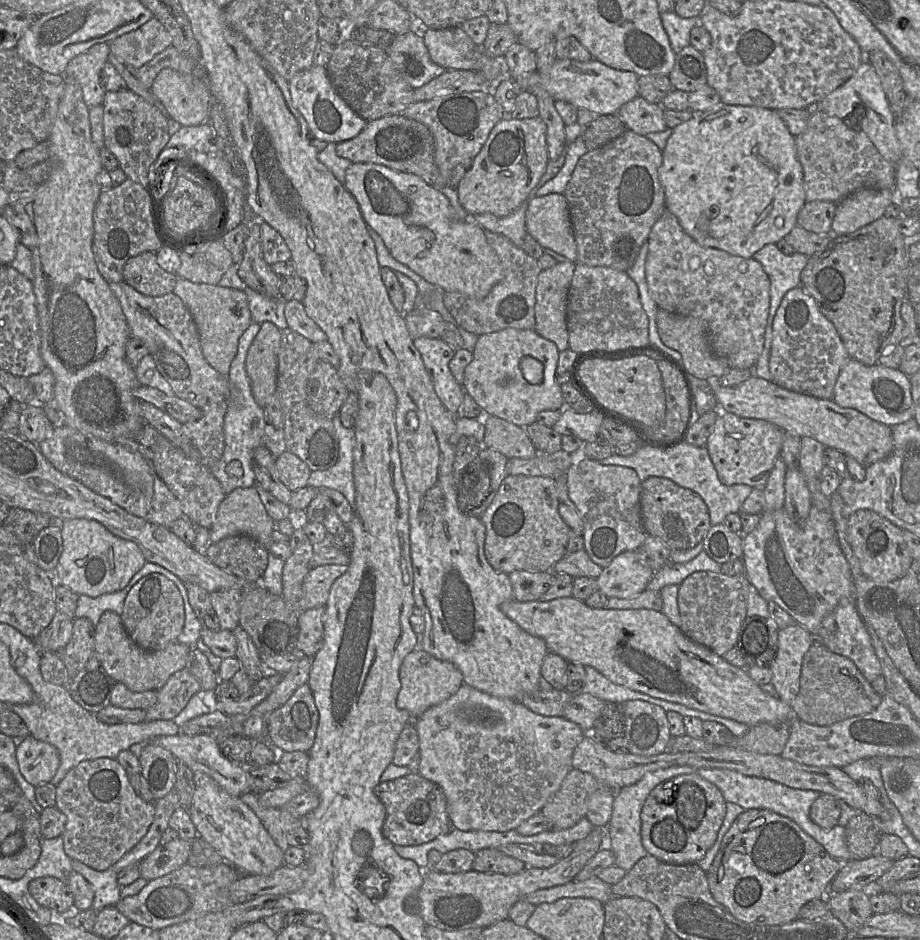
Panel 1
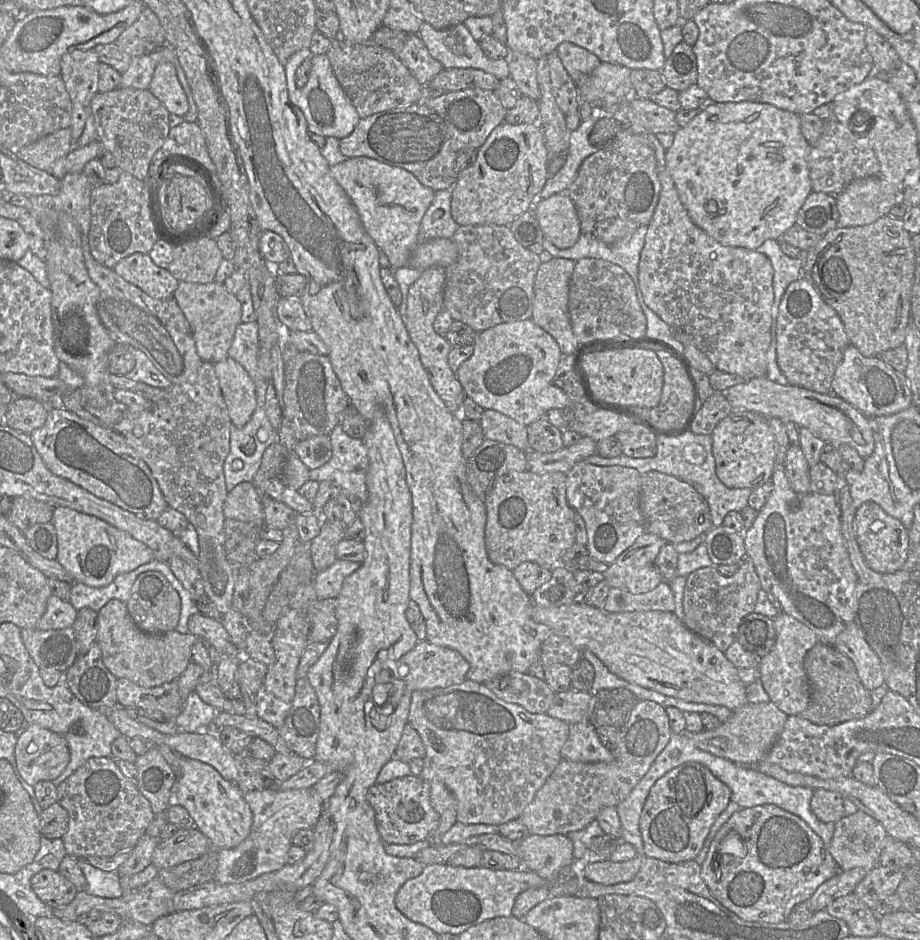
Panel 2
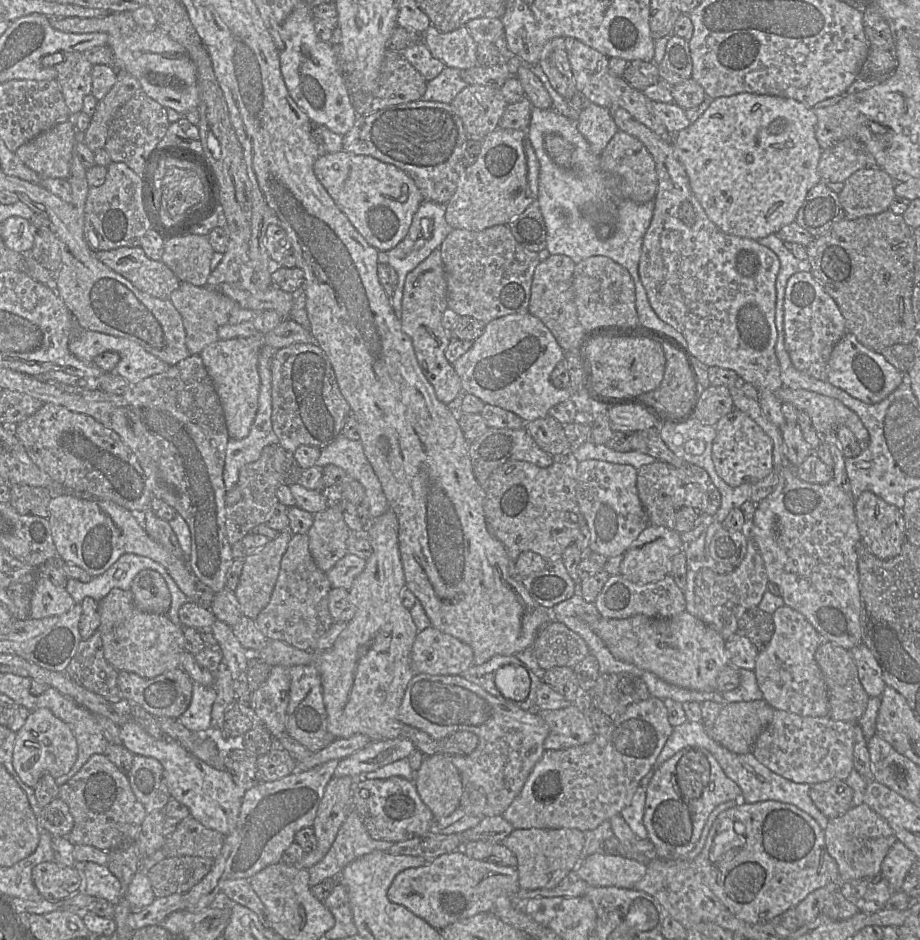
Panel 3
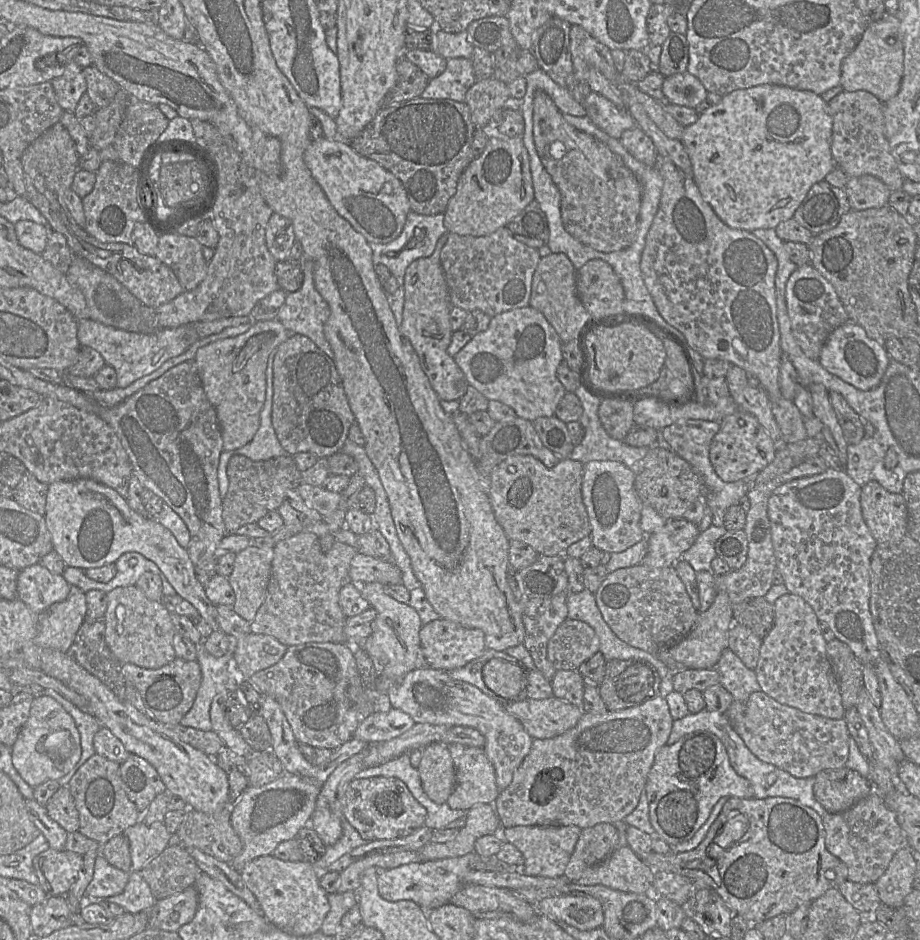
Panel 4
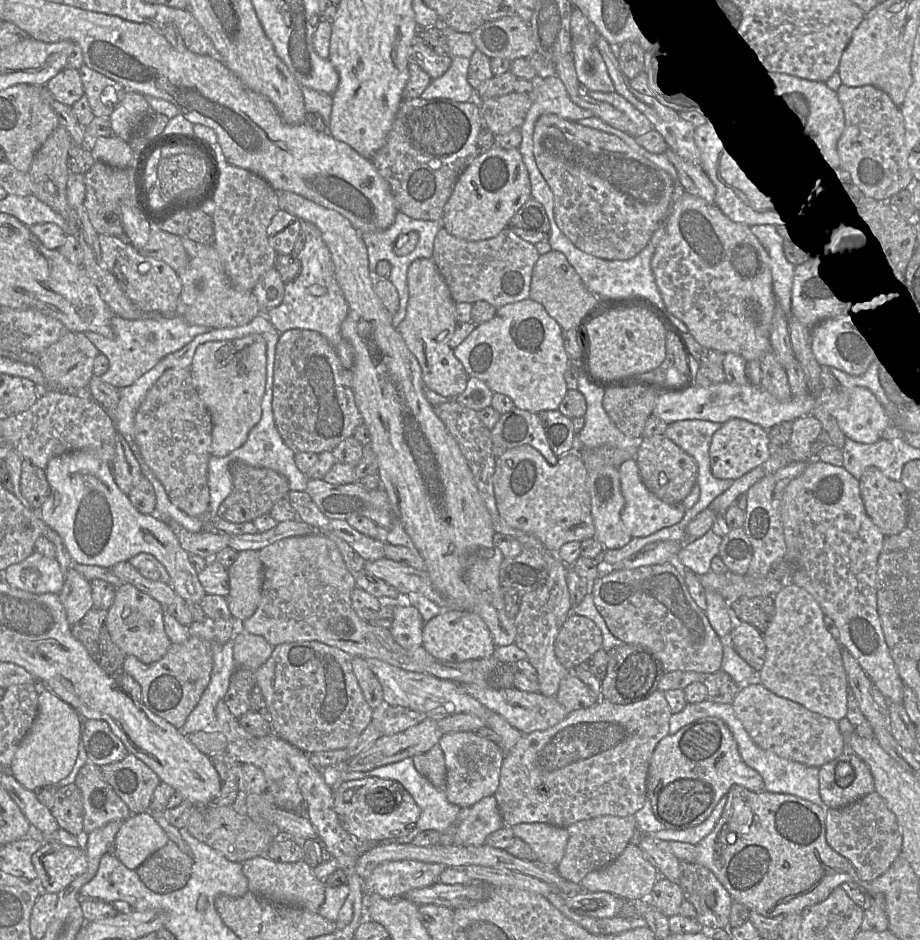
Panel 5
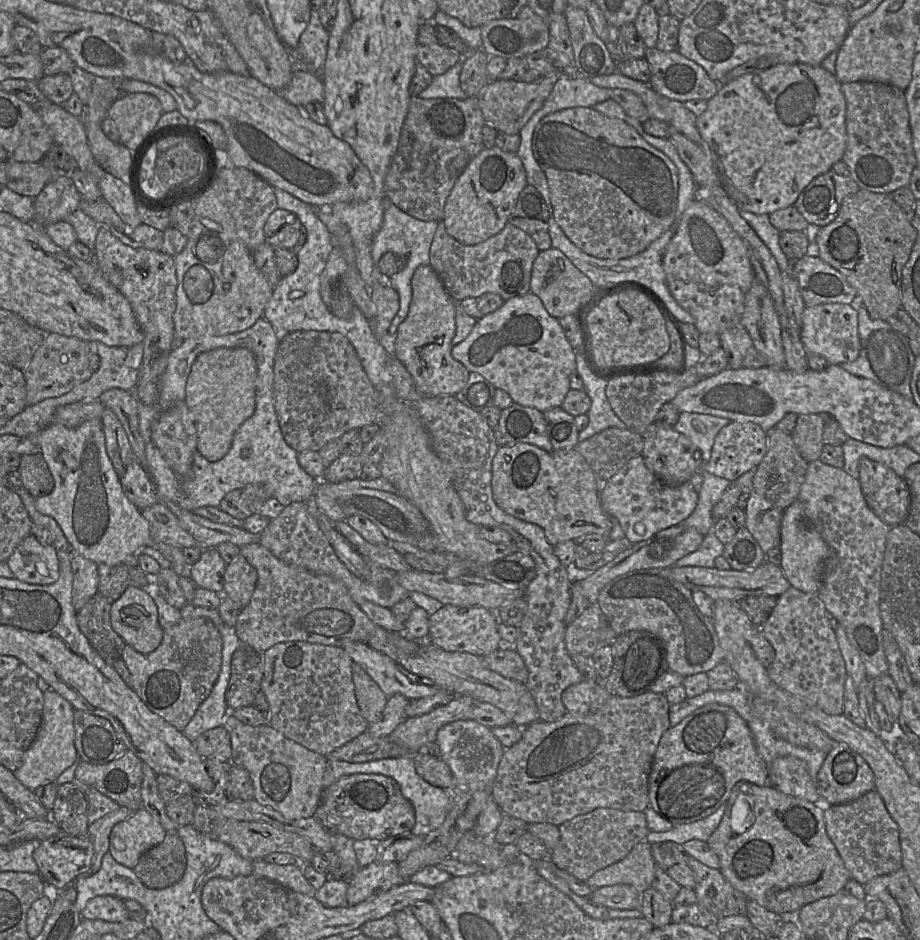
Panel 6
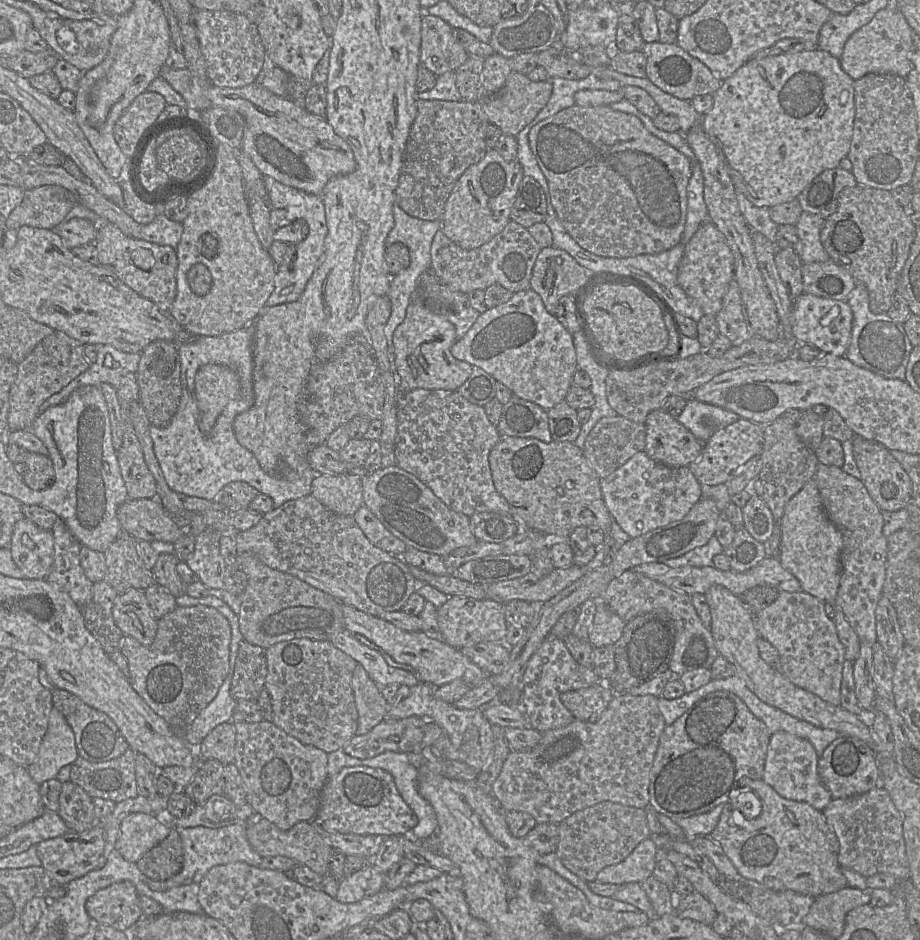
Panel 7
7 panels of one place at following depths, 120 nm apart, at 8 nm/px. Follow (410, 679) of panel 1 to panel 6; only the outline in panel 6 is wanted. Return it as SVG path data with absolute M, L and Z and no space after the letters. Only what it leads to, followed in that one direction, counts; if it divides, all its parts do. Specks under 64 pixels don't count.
M443 605L429 617L428 642L447 652L464 652L484 657L503 645L498 632L498 623L496 612L483 607L462 608Z

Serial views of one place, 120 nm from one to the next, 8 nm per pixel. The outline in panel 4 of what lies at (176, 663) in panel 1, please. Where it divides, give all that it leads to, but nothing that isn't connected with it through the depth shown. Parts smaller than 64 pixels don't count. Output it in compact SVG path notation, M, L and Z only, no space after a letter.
M136 585L118 587L107 593L104 622L106 643L122 664L158 669L175 660L173 638L176 631L171 613L162 602L148 599Z

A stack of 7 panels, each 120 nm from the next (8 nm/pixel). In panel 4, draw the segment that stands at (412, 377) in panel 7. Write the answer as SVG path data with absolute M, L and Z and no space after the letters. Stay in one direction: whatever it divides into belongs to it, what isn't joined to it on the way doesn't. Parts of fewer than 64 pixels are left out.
M447 233L440 237L431 256L416 259L406 269L403 320L399 331L410 341L438 398L441 401L455 401L465 395L469 383L454 357L447 352L453 334L450 323L453 306L440 261L441 249L446 240Z

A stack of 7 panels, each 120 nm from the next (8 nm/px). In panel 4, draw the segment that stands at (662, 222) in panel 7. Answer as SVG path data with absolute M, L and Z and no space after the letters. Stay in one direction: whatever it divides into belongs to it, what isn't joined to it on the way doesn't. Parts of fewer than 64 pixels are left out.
M542 90L534 94L533 138L543 166L560 191L565 230L599 252L627 248L637 233L642 187L623 159L602 142L567 123L553 100Z

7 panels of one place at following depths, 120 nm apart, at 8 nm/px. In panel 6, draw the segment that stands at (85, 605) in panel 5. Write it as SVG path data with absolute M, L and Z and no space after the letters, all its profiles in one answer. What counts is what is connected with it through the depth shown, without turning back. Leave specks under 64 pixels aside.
M75 553L73 555L71 569L73 573L72 603L78 612L98 593L98 564Z

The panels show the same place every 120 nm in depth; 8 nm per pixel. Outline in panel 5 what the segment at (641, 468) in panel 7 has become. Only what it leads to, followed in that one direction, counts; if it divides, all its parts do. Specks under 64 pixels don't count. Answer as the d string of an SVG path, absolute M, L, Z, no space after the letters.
M635 459L627 460L618 469L621 492L625 499L621 520L632 538L647 537L682 520L686 511L683 504L668 504L652 494L640 477L640 471Z

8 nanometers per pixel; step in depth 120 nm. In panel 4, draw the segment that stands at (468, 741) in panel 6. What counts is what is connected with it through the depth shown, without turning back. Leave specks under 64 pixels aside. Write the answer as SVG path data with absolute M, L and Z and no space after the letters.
M453 743L448 750L455 767L455 786L447 800L448 806L468 811L477 804L493 804L500 790L495 769L484 749Z

